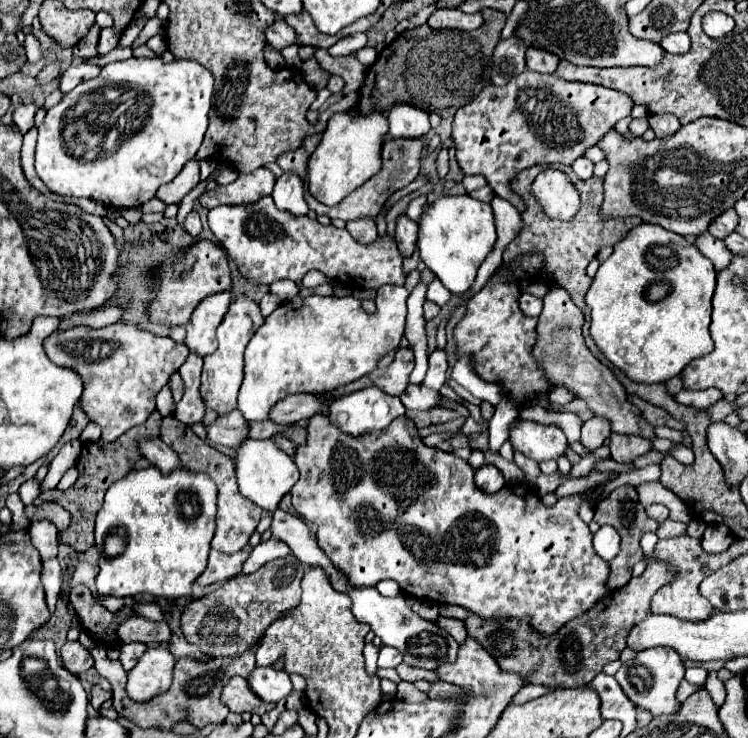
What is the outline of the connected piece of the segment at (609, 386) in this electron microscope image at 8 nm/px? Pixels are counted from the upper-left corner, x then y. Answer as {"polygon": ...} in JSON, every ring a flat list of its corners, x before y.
{"polygon":[[549,288,543,298,543,312,537,322,537,342,533,346,533,358,543,366,545,378,551,380,553,388,567,388,575,398,585,400,597,416,609,418,613,432,637,434,653,440,653,428,643,420,639,408,629,404,627,392,613,372,591,354,583,340,581,328,583,312,573,304,569,292,563,288]]}

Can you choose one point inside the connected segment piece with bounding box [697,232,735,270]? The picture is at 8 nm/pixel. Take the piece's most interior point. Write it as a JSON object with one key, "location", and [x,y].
{"location":[712,248]}

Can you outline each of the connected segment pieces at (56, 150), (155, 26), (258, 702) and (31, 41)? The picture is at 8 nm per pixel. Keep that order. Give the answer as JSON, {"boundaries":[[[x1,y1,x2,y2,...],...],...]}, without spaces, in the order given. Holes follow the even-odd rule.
{"boundaries":[[[131,58,125,62,111,62,95,80,79,84,73,92,65,94,57,106,47,110,45,122,39,126,35,170,51,192,63,196,83,196,115,208,141,206,157,194,159,186,173,180,181,172,183,164,199,150,209,124,213,88,213,74,195,60,175,60,165,64,161,58],[105,86,135,88,147,94,149,118,139,128,131,128,129,138,127,134,119,136,119,140,115,140,115,152,97,150,93,160,81,162,63,148,61,124,67,110,77,104,81,94,101,90]],[[155,16,155,18,151,18,149,22,147,22,147,26,145,26,145,30,139,34,139,38,131,44,131,48,137,48,137,46,141,46,141,44,145,44,151,36,155,36,158,34,162,34,165,31,166,22,160,20]],[[235,678,231,680,231,684,227,684,225,692,223,692,223,702,229,704,231,712,251,712,251,714,265,714,269,712,275,704,267,704,263,702,249,686,247,680,243,678]],[[33,34,25,36,25,50,27,50,29,64,35,64,41,60,41,42,37,40,37,36,33,36]]]}

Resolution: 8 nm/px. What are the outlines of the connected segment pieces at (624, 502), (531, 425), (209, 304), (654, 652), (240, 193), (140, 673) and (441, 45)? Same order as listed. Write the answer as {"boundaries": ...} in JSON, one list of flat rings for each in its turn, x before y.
{"boundaries":[[[621,486,621,488,613,490,607,498,599,500,599,502,595,504,595,522,597,522,599,526,611,524,611,526,617,528,619,534,621,534,621,550,619,550,619,554,609,562,609,566,611,566,609,584,611,584,611,588,621,588,621,586,625,586,625,584,631,580,631,568,633,568,633,564,645,558,645,556,643,556,643,550,641,550,641,546,639,546,641,536,643,536,645,532,655,532,655,530,657,530,657,522,647,516,645,506,639,502,637,492,635,492,635,488,631,488,631,486]],[[523,418,513,422,509,430,509,442,515,450,535,462,559,458,567,448,565,434,557,424,539,424]],[[231,292,211,294,197,304,189,324,185,326,187,328,185,344,189,346,191,352,197,352,199,356,215,352,217,344,215,330,221,324,223,316,227,314,229,304,231,304]],[[647,648,637,652,633,660,625,662,615,674,615,678,633,704,651,710,655,716,661,716,661,714,671,714,679,708,675,692,679,682,683,680,683,674,685,674,685,662,673,648]],[[257,168,251,174,239,174,233,184,205,192,199,202,209,210,221,204,255,204,259,198,271,194,273,186,275,174,269,168]],[[165,646,147,648,147,652,139,658,137,666,129,672,127,694,133,700,149,700,159,692,165,692,171,686,175,656]],[[483,8,483,26,471,32,463,30,433,30,429,24,405,30,389,46,381,50,377,62,367,68,365,82,357,94,357,110,367,114,371,108,387,112,391,104,407,102,437,112,441,118,453,116,463,104,471,102,483,86,489,84,491,54,499,42,499,32,507,16,499,10]]]}

